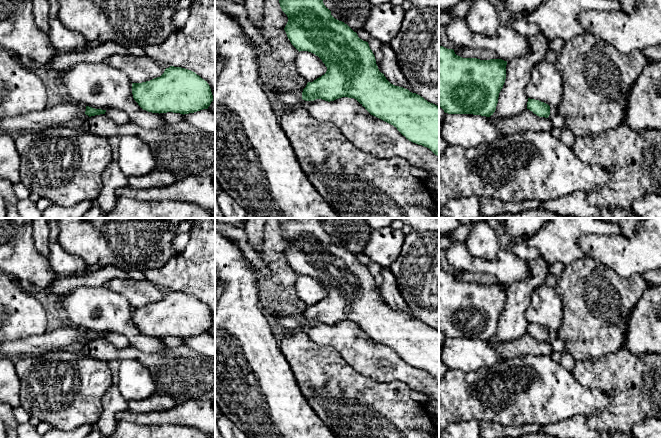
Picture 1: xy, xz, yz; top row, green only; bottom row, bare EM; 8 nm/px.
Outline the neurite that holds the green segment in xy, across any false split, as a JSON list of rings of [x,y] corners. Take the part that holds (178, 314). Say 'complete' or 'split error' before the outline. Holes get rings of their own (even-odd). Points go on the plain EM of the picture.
complete | [[[170,290],[157,302],[132,307],[132,318],[138,329],[152,337],[189,338],[208,333],[213,325],[207,305],[195,296]]]

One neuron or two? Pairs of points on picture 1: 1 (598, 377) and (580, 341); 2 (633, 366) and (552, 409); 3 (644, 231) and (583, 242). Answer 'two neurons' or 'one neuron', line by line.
1: two neurons
2: two neurons
3: one neuron

